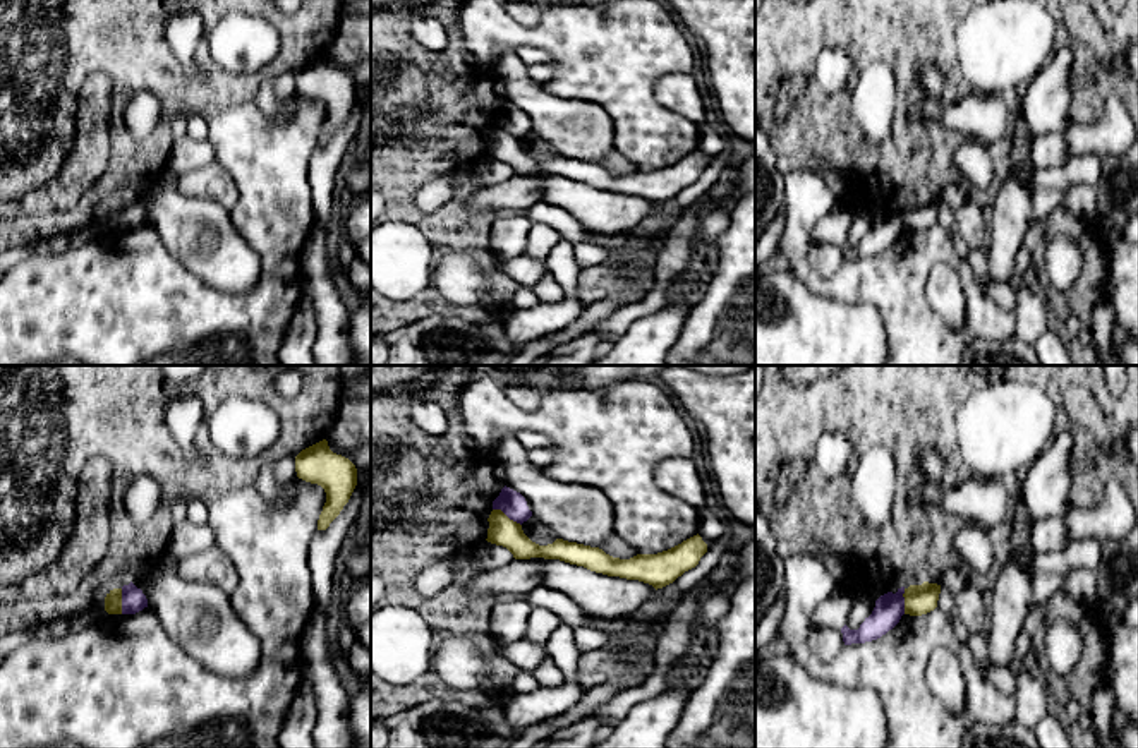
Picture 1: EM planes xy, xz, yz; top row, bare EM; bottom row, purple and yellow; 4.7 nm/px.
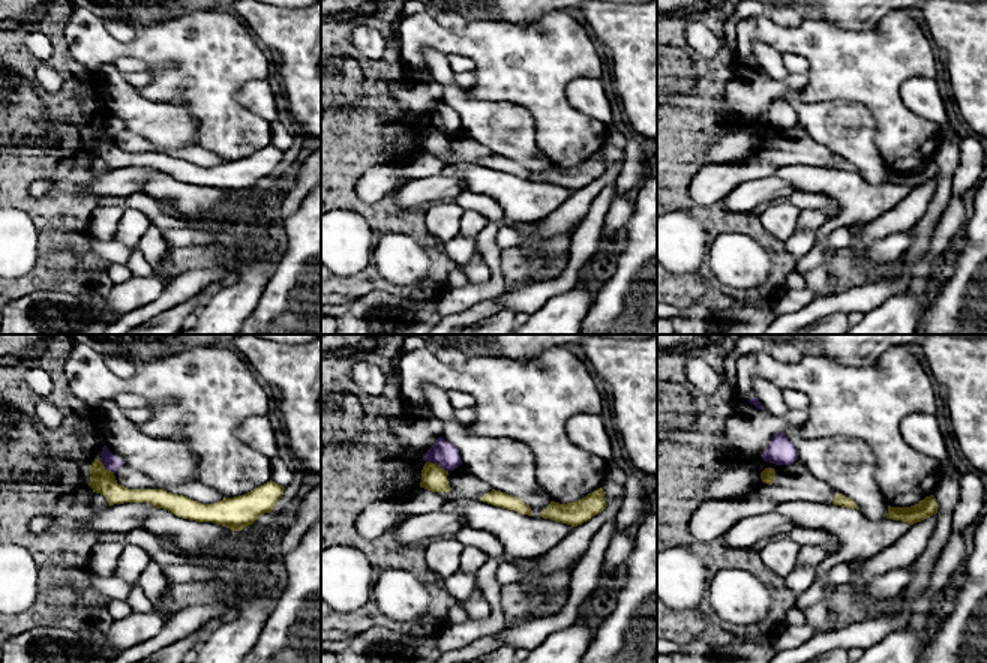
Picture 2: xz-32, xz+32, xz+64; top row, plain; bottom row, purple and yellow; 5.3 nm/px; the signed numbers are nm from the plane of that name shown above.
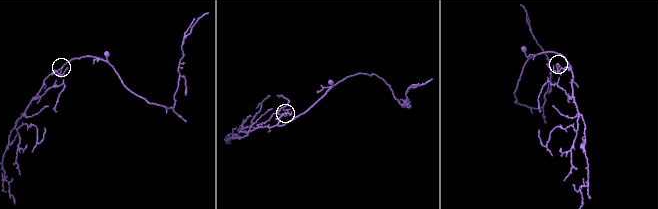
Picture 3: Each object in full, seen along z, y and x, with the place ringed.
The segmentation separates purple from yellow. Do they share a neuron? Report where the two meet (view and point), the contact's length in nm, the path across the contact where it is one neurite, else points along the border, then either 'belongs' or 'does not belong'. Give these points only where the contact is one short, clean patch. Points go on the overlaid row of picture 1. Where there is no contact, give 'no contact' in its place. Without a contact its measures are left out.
xz (507, 515) | 160 nm | along xz (493, 508), (498, 508), (520, 525) | does not belong

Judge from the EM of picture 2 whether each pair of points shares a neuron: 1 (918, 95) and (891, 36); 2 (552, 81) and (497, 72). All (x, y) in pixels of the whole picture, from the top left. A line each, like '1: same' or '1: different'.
1: different
2: same

